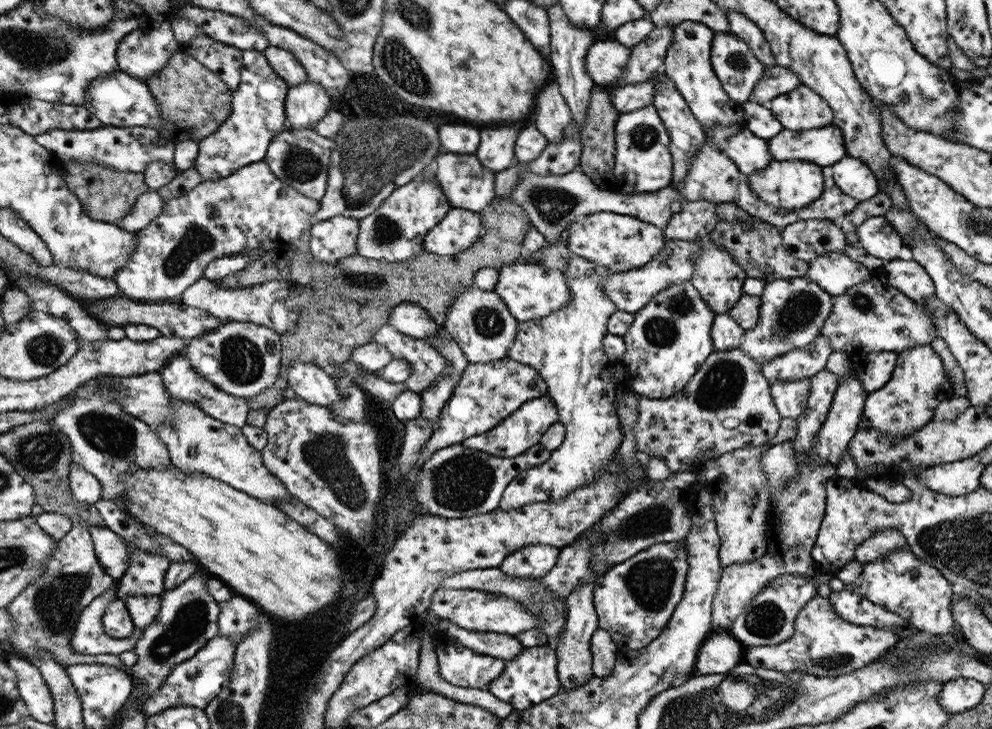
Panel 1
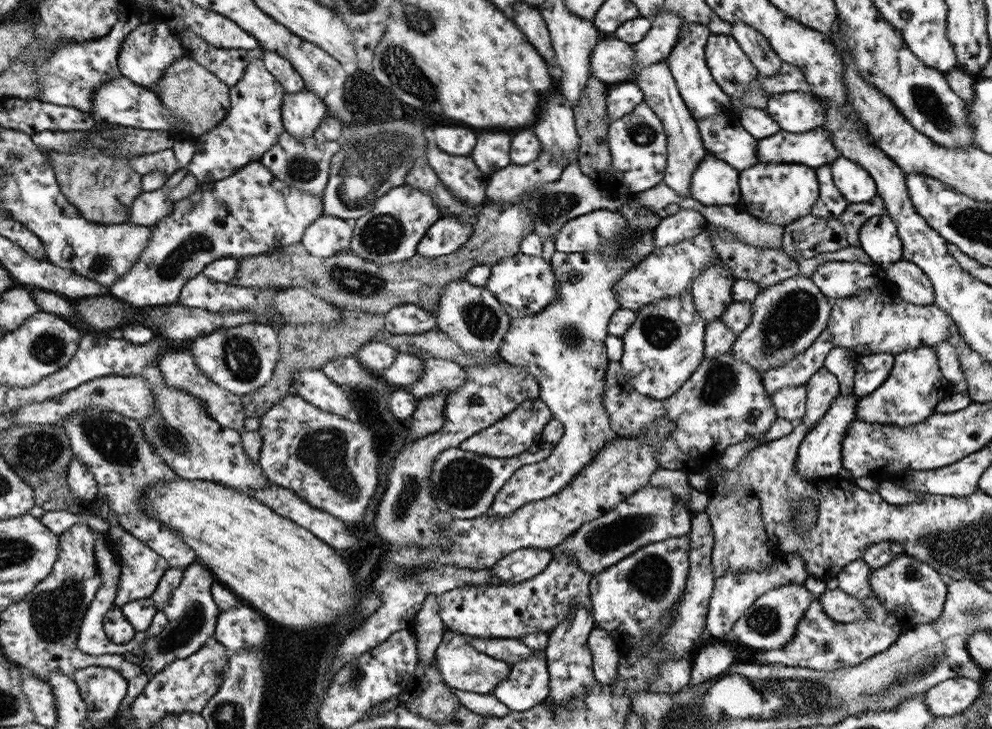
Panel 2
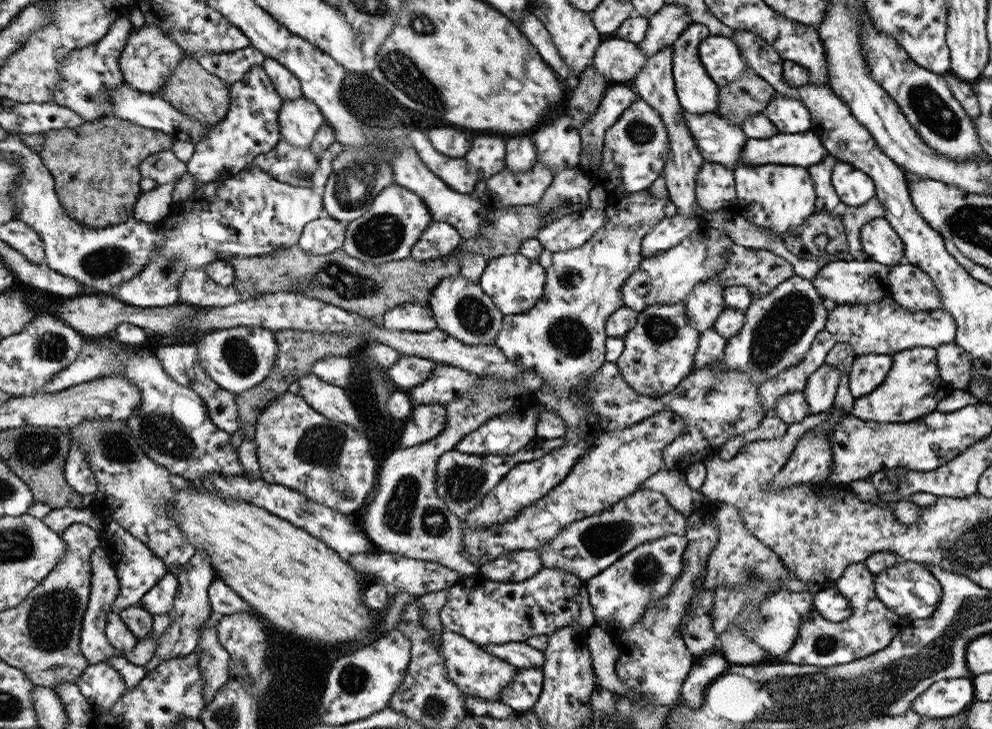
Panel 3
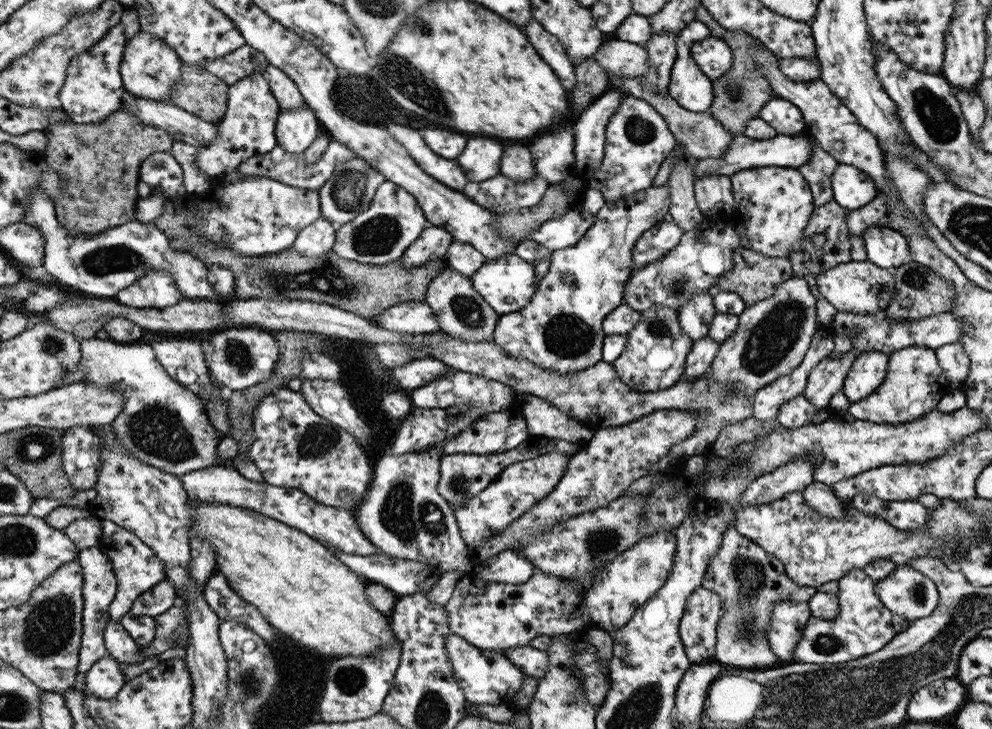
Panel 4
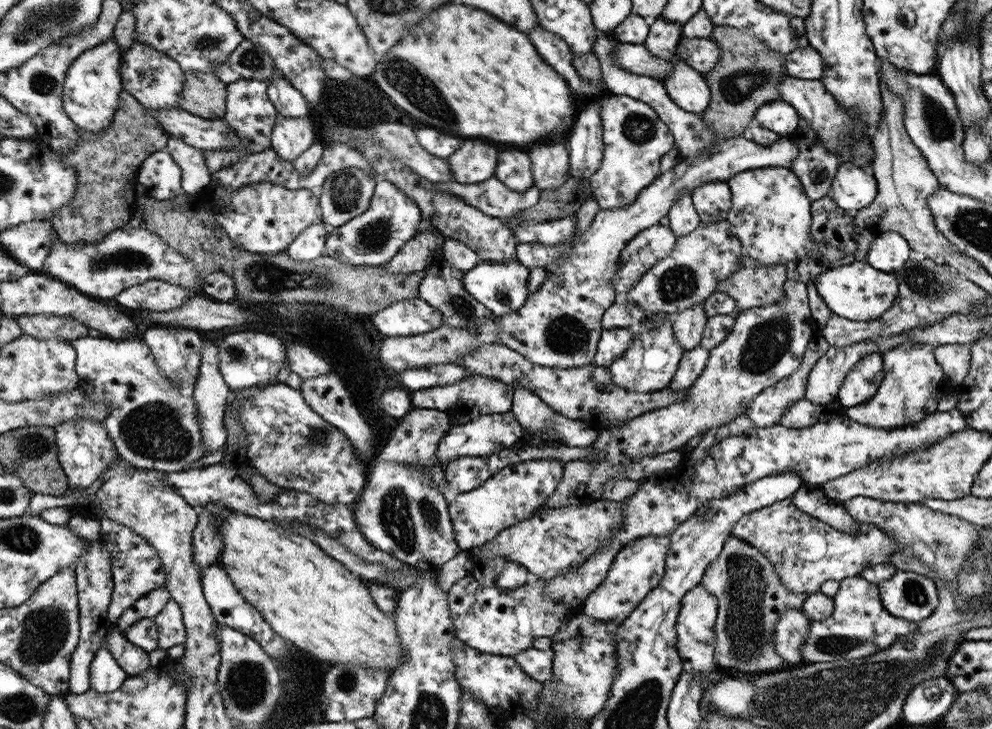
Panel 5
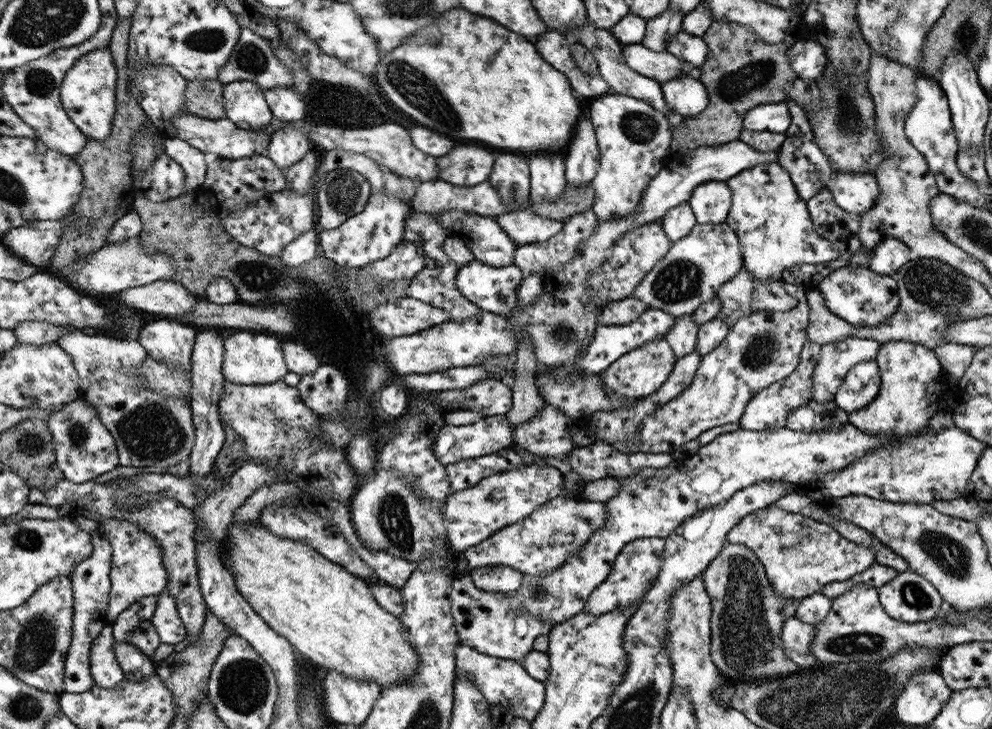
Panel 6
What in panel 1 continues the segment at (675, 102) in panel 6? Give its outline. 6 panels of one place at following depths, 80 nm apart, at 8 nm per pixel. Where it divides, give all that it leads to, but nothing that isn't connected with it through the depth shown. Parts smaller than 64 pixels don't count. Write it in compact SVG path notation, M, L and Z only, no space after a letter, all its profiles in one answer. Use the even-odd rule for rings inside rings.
M692 21L681 22L673 29L674 39L668 49L663 69L688 103L692 114L698 119L698 122L701 122L706 131L716 125L743 124L743 105L732 100L724 92L711 65L710 55L713 36L716 32L705 24Z

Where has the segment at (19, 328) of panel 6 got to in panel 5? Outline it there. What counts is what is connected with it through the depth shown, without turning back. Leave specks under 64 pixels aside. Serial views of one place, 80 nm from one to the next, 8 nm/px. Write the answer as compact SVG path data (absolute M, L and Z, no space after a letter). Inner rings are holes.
M34 315L19 317L18 325L22 334L29 334L38 340L74 340L88 335L85 322L80 323L72 317L58 317L50 315Z

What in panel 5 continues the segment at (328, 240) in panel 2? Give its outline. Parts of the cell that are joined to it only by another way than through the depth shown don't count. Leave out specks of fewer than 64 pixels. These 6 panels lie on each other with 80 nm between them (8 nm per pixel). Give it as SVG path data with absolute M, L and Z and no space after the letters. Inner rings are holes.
M322 222L309 226L285 251L286 255L296 261L313 261L320 258L322 250L326 248L327 231L327 225Z

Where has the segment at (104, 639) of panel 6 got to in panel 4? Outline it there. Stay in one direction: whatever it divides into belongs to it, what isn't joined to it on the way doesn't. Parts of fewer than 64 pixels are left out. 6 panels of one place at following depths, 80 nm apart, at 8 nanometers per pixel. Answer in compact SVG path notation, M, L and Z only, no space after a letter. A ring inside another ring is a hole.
M108 655L86 673L83 693L104 700L116 698L127 680L121 664Z

